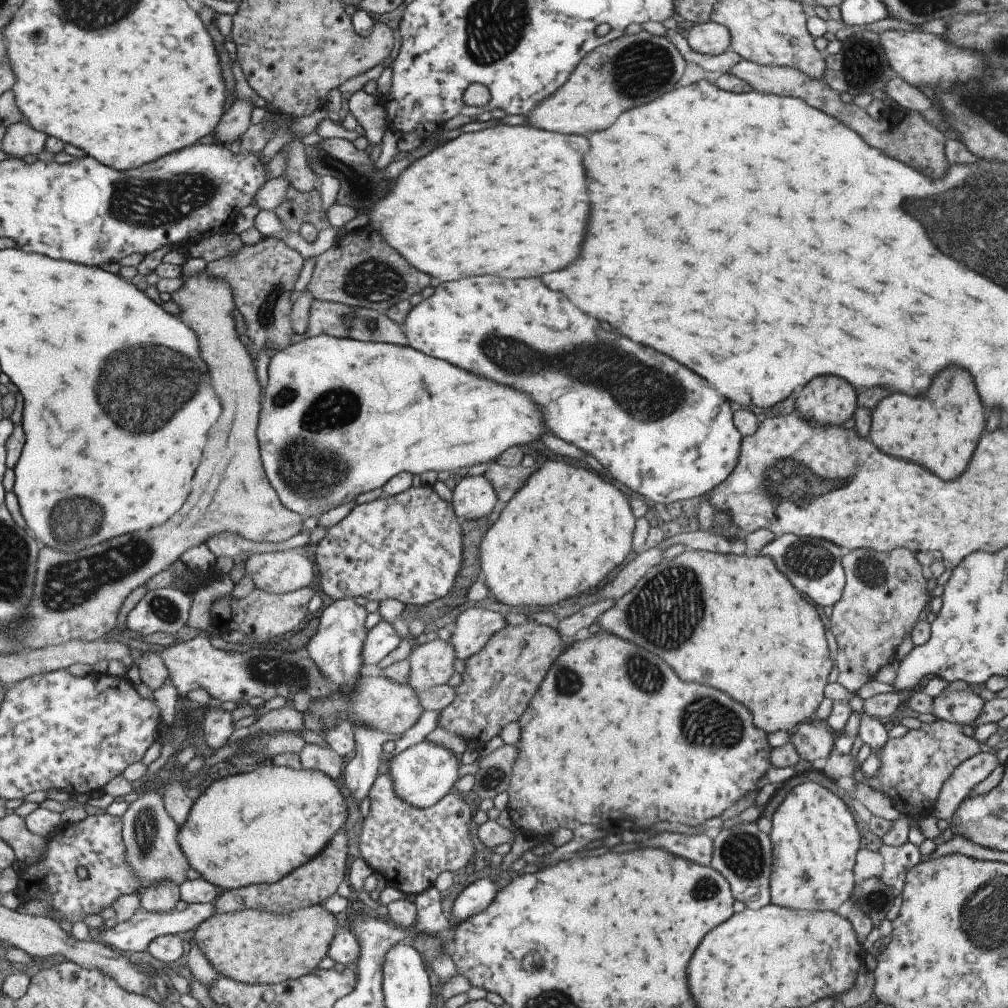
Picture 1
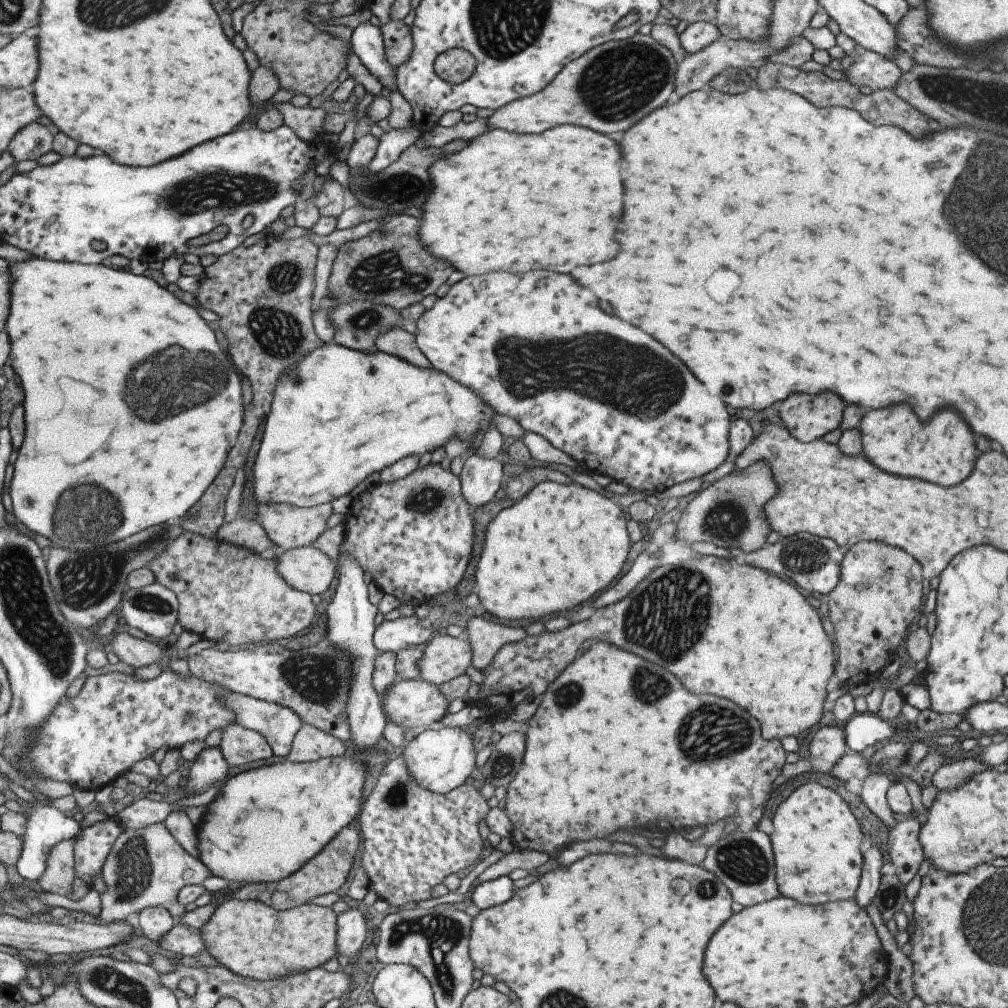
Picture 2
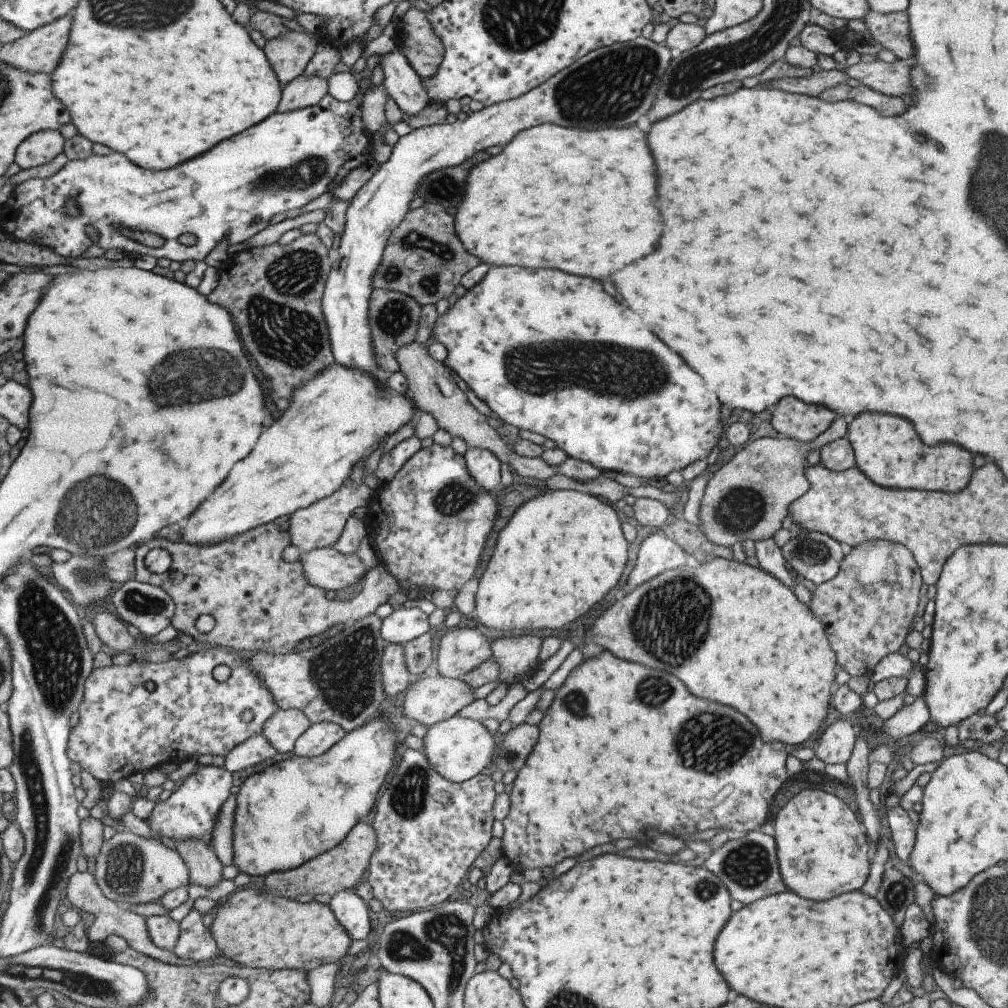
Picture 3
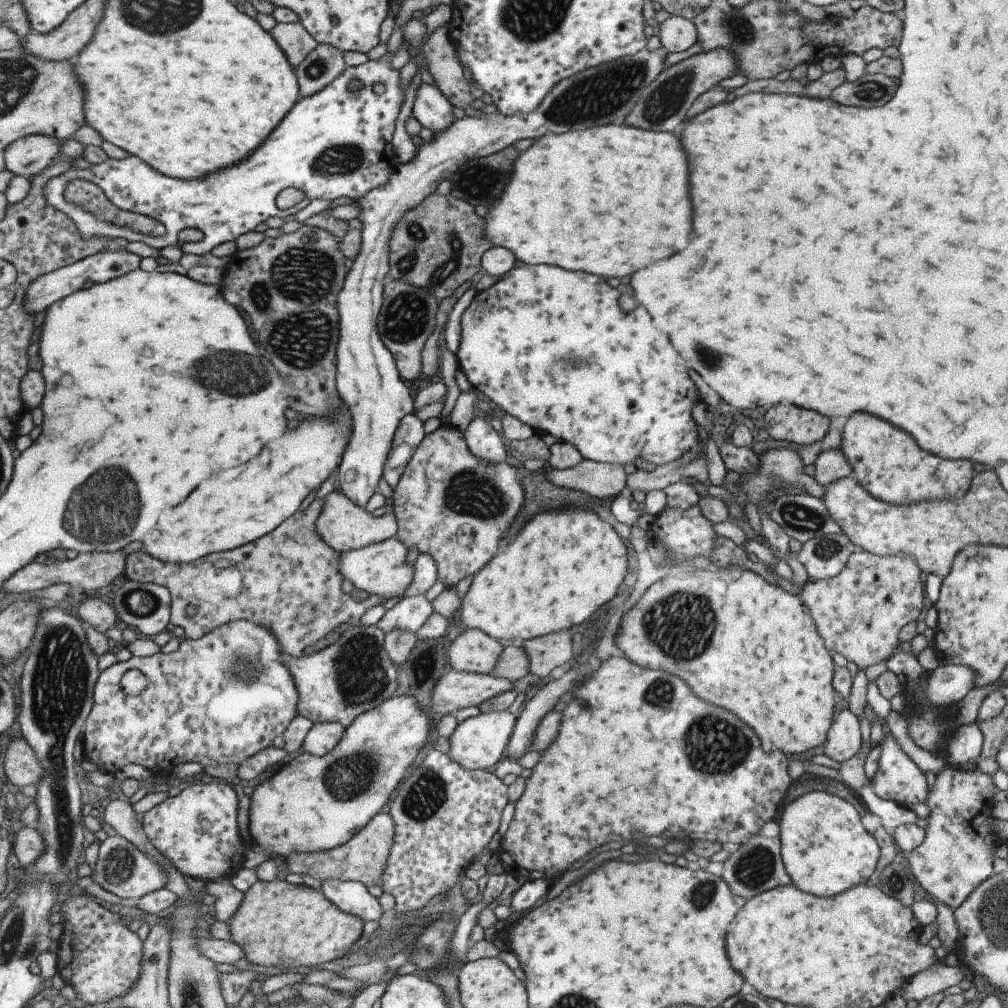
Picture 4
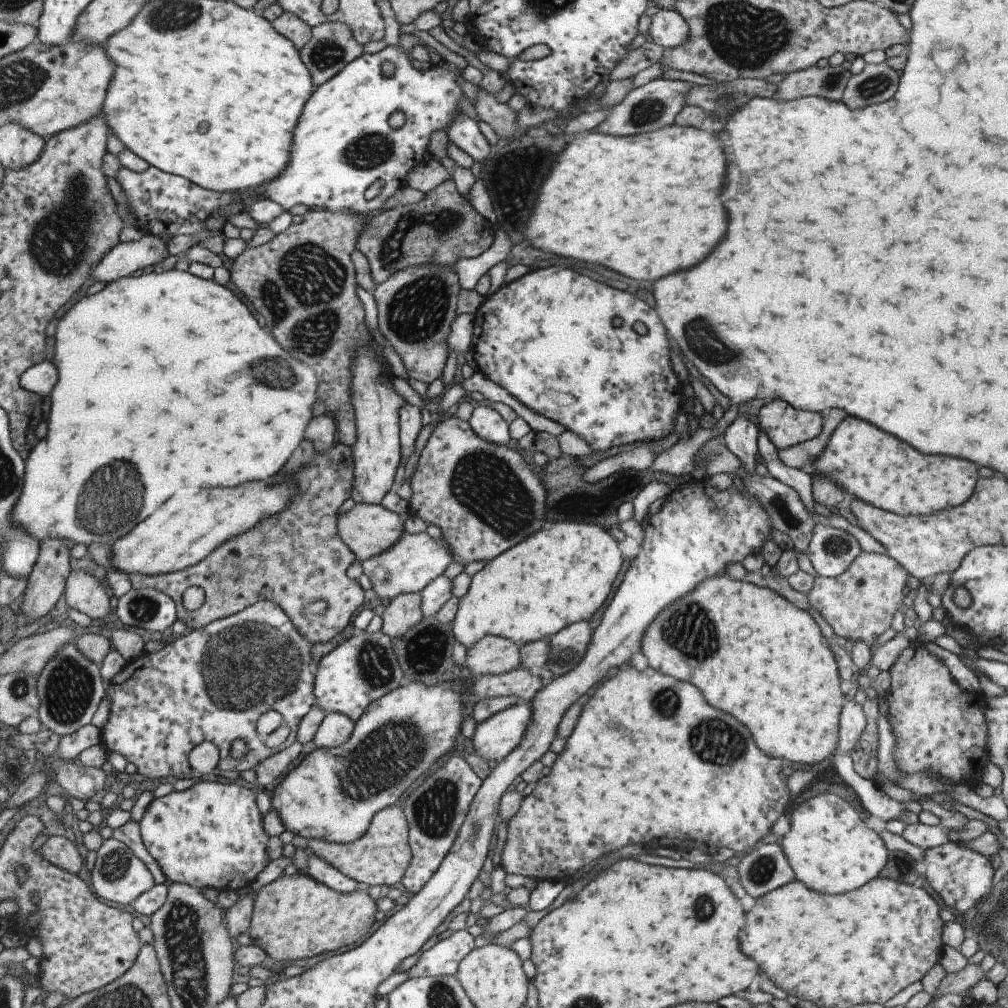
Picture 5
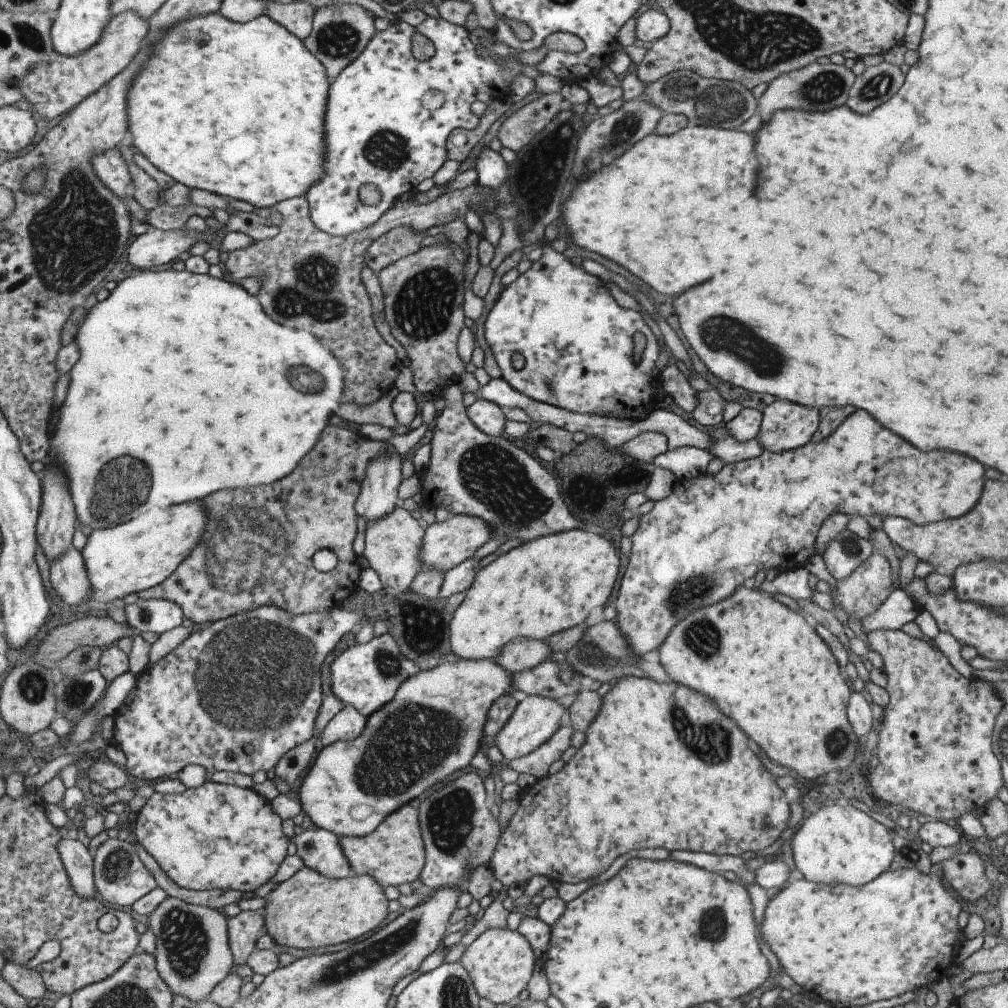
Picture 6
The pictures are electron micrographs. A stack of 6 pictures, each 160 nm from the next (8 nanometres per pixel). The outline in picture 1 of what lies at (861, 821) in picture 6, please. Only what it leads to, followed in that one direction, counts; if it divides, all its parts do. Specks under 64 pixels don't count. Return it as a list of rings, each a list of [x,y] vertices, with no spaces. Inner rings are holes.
[[[799,784],[786,794],[773,812],[771,829],[767,836],[771,845],[769,903],[801,911],[842,911],[854,891],[852,868],[859,850],[859,834],[851,814],[841,799],[819,784]]]

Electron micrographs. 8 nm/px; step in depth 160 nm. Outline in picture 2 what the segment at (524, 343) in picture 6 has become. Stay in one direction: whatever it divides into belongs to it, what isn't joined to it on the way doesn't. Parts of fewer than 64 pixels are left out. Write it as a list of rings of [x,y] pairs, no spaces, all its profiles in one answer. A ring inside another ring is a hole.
[[[537,270],[519,276],[507,272],[491,272],[485,276],[463,277],[453,283],[444,296],[436,298],[431,308],[421,313],[413,336],[417,348],[425,355],[431,367],[468,386],[490,406],[494,414],[505,414],[513,418],[525,432],[542,436],[551,446],[570,456],[579,467],[591,473],[606,474],[612,480],[622,483],[627,489],[653,494],[662,492],[673,484],[702,477],[728,458],[730,419],[725,404],[720,398],[717,395],[707,394],[704,385],[701,385],[700,381],[697,382],[695,376],[653,338],[649,338],[641,330],[635,330],[627,322],[617,320],[615,316],[603,314],[601,308],[597,306],[597,298],[589,290],[575,286],[575,282],[569,276]],[[679,378],[683,384],[683,396],[681,392],[677,394]]]

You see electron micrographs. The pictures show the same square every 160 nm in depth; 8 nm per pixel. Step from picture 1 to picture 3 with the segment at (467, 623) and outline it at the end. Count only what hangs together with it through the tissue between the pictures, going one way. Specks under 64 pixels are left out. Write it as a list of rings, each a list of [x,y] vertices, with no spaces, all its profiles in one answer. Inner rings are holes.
[[[530,635],[499,637],[490,641],[489,660],[499,666],[498,680],[501,681],[484,698],[488,705],[497,704],[509,684],[519,681],[523,674],[536,668],[540,663],[537,659],[540,644],[540,638]]]

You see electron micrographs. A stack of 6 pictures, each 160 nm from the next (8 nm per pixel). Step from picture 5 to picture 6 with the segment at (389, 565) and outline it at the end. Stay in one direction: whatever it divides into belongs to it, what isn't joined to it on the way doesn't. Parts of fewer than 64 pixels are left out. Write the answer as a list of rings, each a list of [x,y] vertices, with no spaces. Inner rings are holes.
[[[453,515],[449,520],[441,523],[429,523],[424,526],[424,532],[420,542],[420,567],[419,572],[434,570],[445,573],[446,570],[457,566],[465,559],[469,559],[489,538],[493,538],[492,529],[487,523],[477,517],[467,515]]]

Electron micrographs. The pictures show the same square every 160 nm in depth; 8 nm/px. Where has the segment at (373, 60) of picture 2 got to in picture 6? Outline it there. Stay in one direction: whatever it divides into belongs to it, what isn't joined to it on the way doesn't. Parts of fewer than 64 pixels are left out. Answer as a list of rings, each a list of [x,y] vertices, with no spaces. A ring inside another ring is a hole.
[[[487,142],[481,148],[472,168],[478,173],[478,183],[487,190],[498,190],[501,184],[506,183],[506,162],[501,159],[499,153],[487,146]]]

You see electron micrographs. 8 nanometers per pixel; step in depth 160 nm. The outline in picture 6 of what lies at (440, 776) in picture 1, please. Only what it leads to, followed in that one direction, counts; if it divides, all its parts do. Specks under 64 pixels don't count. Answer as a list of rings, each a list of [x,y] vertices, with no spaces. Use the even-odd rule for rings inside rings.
[[[535,695],[520,696],[506,723],[493,737],[493,744],[501,753],[504,763],[521,758],[541,746],[561,724],[566,723],[566,710],[567,704],[564,701],[558,702]]]

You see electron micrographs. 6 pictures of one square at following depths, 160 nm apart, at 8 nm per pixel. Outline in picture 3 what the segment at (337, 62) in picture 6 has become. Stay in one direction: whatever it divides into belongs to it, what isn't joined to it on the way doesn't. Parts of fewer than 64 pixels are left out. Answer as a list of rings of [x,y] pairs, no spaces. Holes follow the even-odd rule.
[[[297,75],[293,80],[290,80],[286,85],[280,88],[280,99],[273,113],[296,111],[297,109],[304,109],[317,104],[317,101],[321,100],[328,92],[328,84],[326,81],[327,80],[313,75],[308,78]]]

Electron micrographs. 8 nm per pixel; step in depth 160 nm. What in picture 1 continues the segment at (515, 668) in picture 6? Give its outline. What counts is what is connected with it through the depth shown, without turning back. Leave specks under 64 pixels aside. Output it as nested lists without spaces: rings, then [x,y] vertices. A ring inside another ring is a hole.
[[[435,639],[417,645],[408,656],[407,686],[417,693],[446,684],[453,670],[454,650],[447,641]]]

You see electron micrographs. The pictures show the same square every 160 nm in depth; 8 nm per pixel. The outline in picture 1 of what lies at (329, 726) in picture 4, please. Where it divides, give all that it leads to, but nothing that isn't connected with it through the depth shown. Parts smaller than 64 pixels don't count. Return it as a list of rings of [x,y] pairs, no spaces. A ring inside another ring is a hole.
[[[306,743],[299,758],[303,769],[321,771],[332,781],[339,780],[339,776],[341,776],[343,758],[331,748],[319,748],[319,746]]]

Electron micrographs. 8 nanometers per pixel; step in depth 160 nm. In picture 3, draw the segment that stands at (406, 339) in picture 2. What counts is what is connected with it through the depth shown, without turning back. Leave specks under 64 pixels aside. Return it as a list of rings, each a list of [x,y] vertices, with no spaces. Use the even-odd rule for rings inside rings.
[[[414,339],[406,345],[401,345],[401,348],[394,352],[394,359],[398,364],[399,371],[407,381],[407,388],[404,391],[406,397],[419,411],[431,414],[436,420],[438,428],[445,430],[453,438],[463,440],[467,449],[488,450],[499,459],[501,464],[505,464],[513,472],[516,472],[519,476],[525,476],[525,478],[537,478],[537,480],[545,481],[551,475],[559,473],[579,482],[597,478],[601,474],[601,471],[592,464],[571,457],[567,457],[559,466],[552,467],[546,465],[539,457],[530,459],[519,456],[511,449],[510,439],[505,432],[496,431],[489,427],[487,419],[467,401],[464,393],[457,387],[457,384],[453,381],[455,378],[451,378],[443,364],[431,358],[425,346],[417,343]]]

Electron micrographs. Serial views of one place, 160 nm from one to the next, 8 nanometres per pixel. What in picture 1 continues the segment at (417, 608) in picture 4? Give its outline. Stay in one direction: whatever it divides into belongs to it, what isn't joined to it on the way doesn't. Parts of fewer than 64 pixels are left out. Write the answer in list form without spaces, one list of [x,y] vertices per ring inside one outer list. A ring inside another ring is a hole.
[[[381,619],[373,627],[366,630],[362,642],[362,664],[374,666],[377,671],[377,664],[391,652],[401,638],[391,627],[391,621]]]

